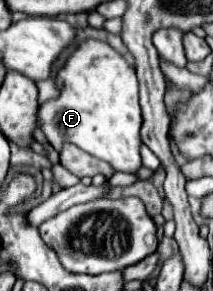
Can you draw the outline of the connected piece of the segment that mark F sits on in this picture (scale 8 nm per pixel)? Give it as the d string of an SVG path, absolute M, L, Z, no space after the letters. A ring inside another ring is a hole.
M85 40L57 72L55 82L59 82L59 98L45 102L39 108L45 138L55 148L61 142L71 142L87 154L109 162L117 172L139 172L143 144L139 132L143 116L135 68L129 66L109 44Z

